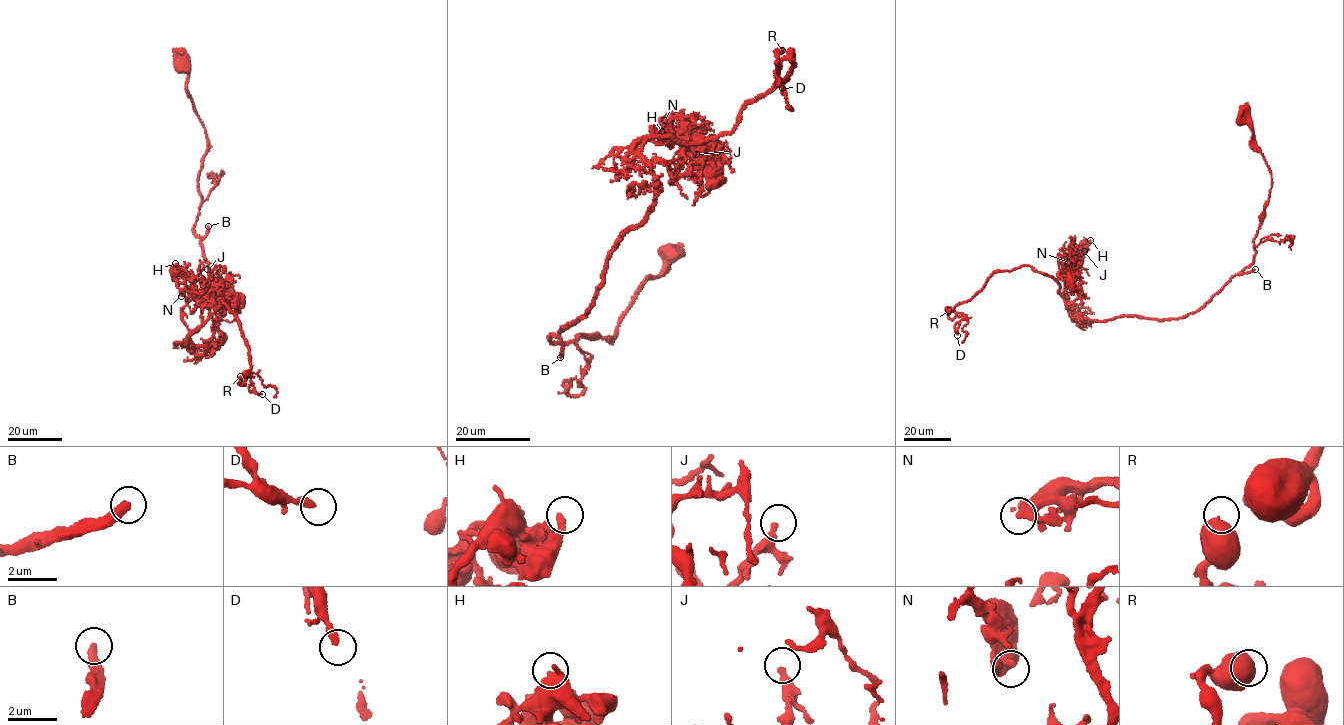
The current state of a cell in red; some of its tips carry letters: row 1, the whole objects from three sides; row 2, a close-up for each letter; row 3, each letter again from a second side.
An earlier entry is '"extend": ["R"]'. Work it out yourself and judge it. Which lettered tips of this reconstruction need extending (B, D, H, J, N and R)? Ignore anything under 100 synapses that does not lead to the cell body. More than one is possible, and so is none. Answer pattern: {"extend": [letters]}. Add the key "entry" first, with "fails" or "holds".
{"entry": "fails", "extend": ["B"]}

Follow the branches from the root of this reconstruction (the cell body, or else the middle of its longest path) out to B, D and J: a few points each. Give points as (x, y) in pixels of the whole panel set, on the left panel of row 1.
B: (183, 68), (188, 71), (186, 90), (208, 146), (198, 181), (201, 204), (195, 233), (204, 237), (208, 226)
D: (183, 68), (208, 146), (193, 228), (225, 336), (190, 337), (227, 303), (249, 352), (244, 375), (262, 394)
J: (183, 68), (208, 146), (193, 228), (223, 304), (214, 323), (224, 340), (207, 345), (213, 323), (207, 269)

